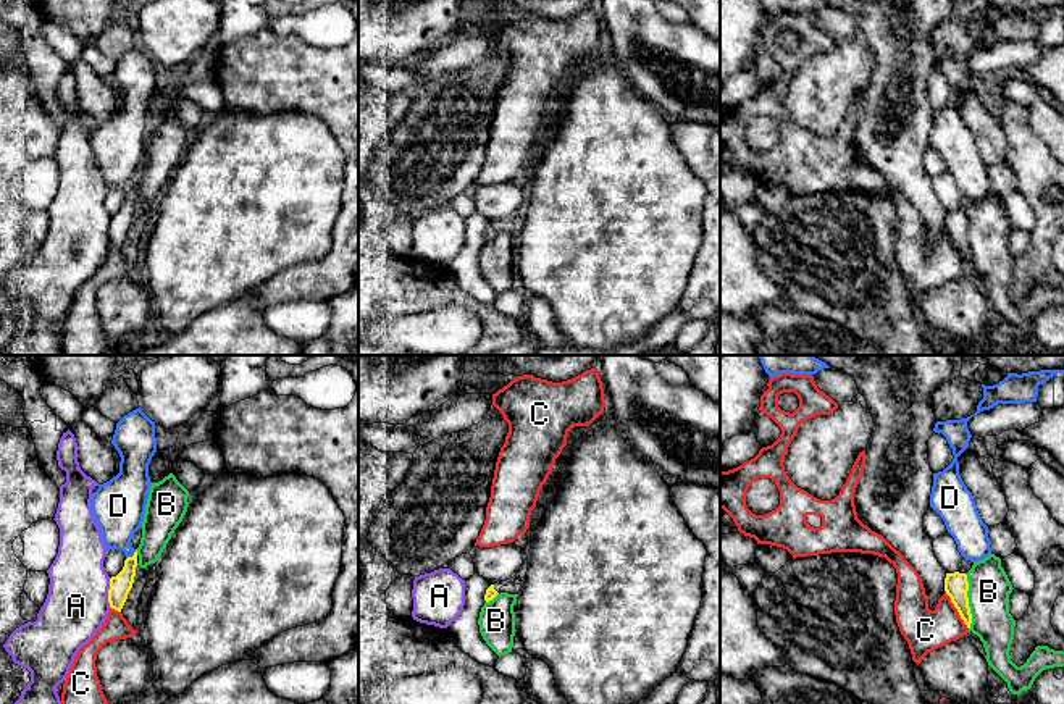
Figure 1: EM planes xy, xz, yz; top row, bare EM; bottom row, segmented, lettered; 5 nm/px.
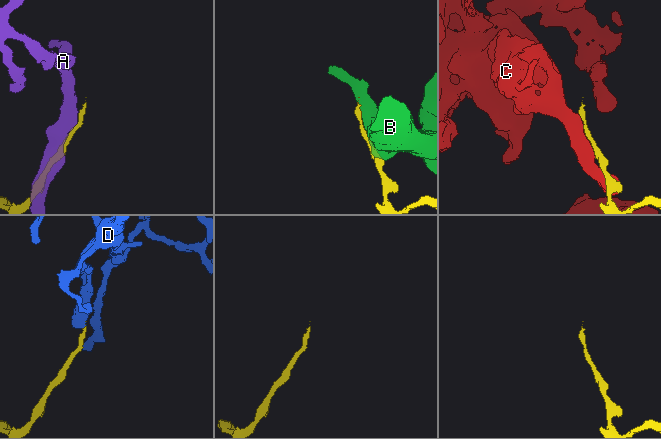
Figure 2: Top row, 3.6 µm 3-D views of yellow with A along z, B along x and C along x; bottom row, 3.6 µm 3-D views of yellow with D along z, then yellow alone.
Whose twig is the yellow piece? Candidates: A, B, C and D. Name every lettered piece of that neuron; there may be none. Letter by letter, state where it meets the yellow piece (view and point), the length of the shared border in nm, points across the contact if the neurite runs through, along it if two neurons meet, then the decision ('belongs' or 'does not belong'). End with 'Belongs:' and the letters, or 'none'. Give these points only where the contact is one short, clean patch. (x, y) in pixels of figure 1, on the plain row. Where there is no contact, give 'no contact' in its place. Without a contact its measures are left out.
A: meets yellow in xy at (108, 231); contact 140 nm long; does not belong
B: meets yellow in yz at (967, 239); contact 280 nm long; does not belong
C: meets yellow in yz at (956, 246); contact 240 nm long; does not belong
D: meets yellow in xy at (133, 194); contact 70 nm long; runs through xy (120, 223), (128, 212), (133, 194), (118, 175), (118, 147); belongs
Belongs: D

